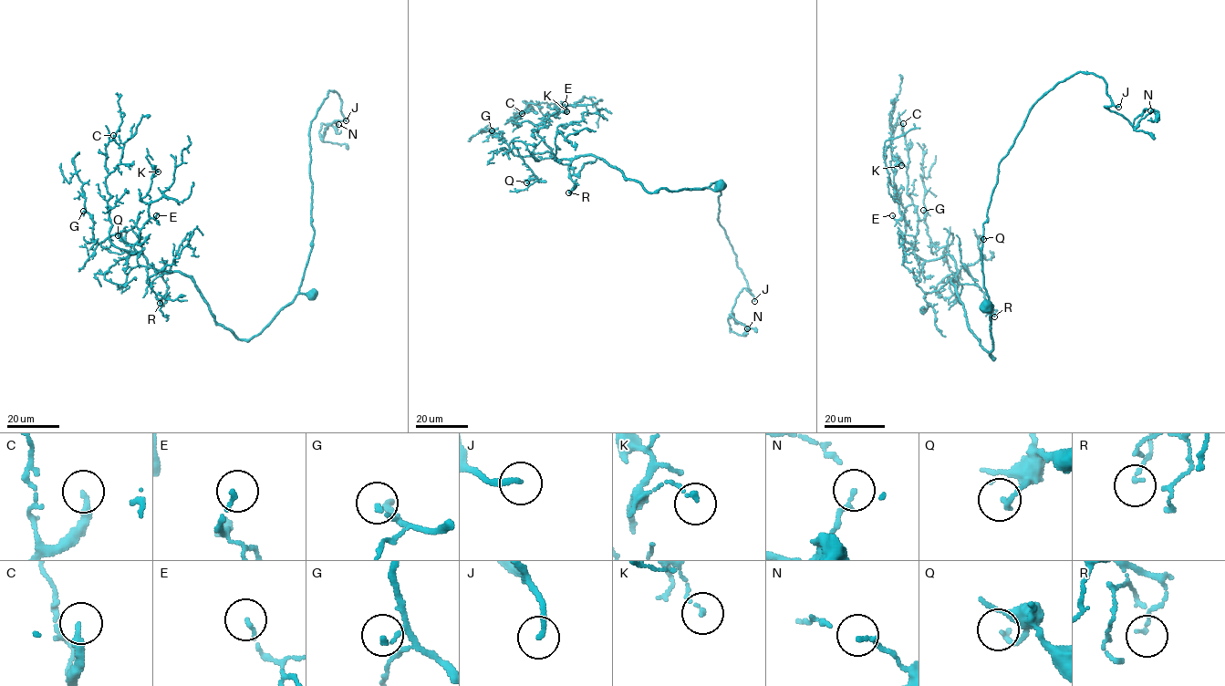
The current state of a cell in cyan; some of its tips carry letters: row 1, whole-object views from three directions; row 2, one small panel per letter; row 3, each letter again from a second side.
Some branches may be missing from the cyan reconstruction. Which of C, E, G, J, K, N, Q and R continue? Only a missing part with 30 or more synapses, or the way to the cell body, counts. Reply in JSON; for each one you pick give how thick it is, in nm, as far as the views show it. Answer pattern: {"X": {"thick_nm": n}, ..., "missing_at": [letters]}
{"J": {"thick_nm": 190}, "missing_at": ["J"]}

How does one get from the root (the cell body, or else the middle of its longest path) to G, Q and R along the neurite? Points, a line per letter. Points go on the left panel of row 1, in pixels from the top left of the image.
G: (313, 293), (240, 339), (189, 277), (148, 263), (131, 229), (94, 242), (83, 211)
Q: (313, 293), (240, 339), (179, 272), (138, 265), (120, 286), (107, 280), (129, 253), (118, 235)
R: (313, 293), (298, 294), (249, 339), (220, 325), (195, 284), (179, 272), (160, 275), (167, 287), (160, 303)

